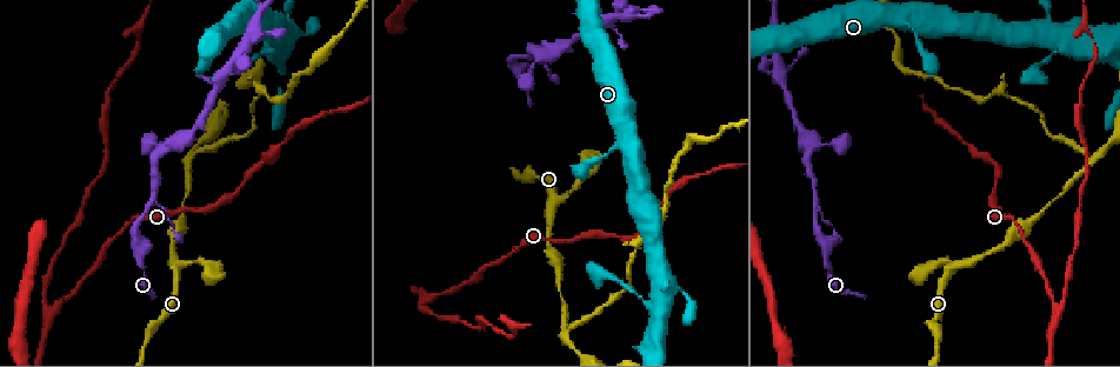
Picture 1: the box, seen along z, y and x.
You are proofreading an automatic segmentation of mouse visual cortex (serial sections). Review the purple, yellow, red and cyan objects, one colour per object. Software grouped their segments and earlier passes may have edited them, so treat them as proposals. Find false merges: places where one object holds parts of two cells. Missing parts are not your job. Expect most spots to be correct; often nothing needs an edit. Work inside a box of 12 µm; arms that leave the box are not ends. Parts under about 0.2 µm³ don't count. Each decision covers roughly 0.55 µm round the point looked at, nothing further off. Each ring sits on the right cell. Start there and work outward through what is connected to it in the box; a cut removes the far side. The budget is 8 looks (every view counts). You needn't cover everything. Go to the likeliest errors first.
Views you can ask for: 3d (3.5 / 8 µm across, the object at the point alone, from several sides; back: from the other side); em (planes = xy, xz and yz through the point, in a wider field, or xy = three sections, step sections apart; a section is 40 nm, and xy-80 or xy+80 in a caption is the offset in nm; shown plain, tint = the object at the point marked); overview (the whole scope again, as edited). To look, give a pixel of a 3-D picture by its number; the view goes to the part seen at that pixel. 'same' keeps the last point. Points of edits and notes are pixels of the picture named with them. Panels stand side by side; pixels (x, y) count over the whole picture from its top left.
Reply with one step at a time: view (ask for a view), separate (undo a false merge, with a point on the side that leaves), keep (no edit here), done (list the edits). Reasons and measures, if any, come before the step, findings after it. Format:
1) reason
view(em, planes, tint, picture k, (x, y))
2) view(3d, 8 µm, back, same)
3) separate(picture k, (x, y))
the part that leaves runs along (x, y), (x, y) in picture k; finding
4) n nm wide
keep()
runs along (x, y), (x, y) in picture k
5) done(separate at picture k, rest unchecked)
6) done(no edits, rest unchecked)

view(3d, 3.5 µm, picture 1, (258, 11))

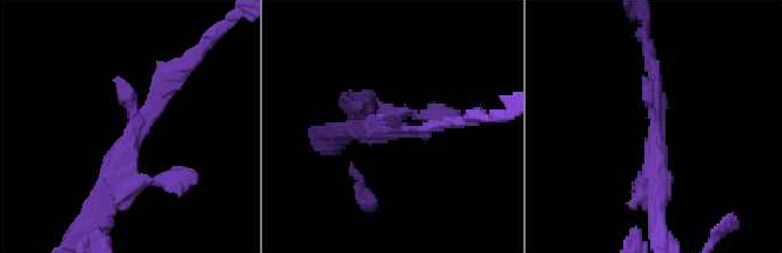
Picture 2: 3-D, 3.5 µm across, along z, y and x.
view(em, xy, step 5, tint, picture 2, (400, 129))

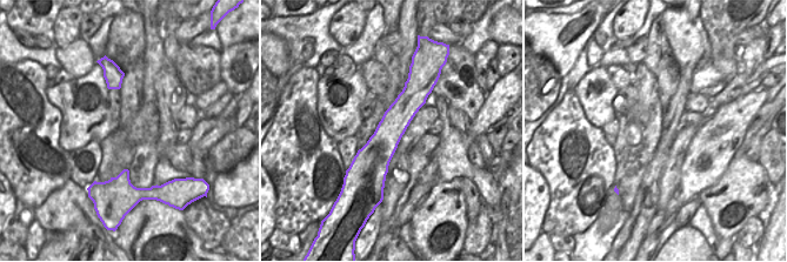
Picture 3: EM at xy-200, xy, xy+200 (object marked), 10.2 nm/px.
view(em, xy, step 3, tint, same)

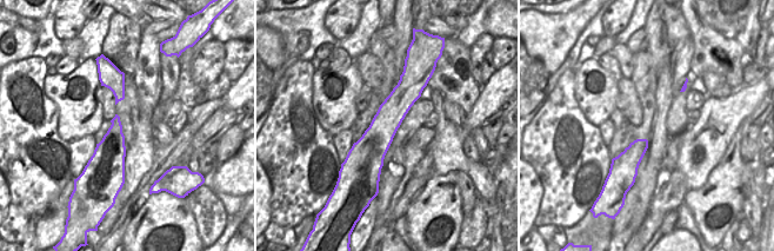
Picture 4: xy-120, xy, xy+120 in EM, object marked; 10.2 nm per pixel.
keep()
runs along (406, 77), (375, 141), (375, 173) in picture 4; all the same cell

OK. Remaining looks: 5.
a fork
view(3d, 8 µm, picture 1, (1060, 313))

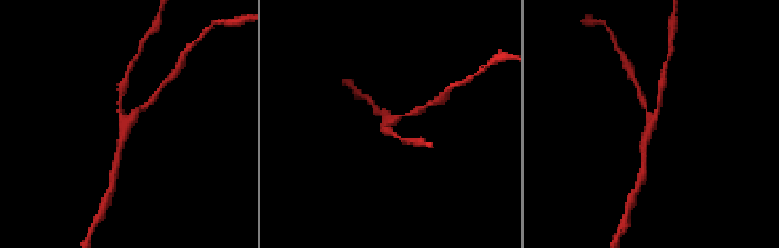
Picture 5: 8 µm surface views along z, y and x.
view(3d, 3.5 µm, picture 5, (129, 121))

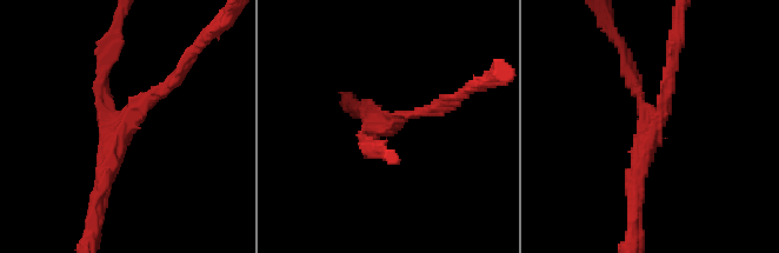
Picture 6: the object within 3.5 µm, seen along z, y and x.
3 arms; arms of 150, 200, 250 nm
view(em, planes, tint, picture 6, (651, 132))

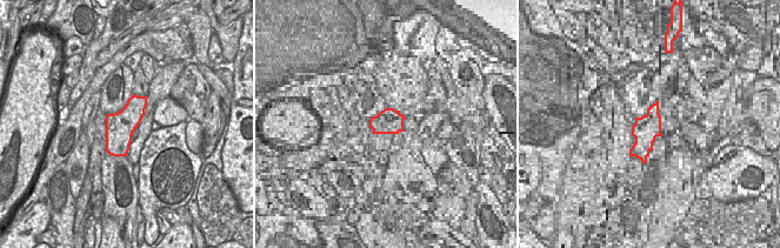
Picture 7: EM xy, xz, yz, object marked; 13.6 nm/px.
keep()
runs along (437, 105), (375, 130), (367, 145) in picture 6; one cell here

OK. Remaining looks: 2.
sharp bend
view(3d, 3.5 µm, picture 1, (179, 263))

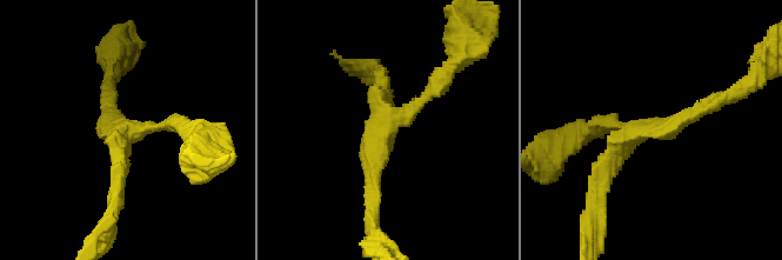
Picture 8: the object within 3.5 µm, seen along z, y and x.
view(em, xy, step 3, tint, picture 8, (124, 132))

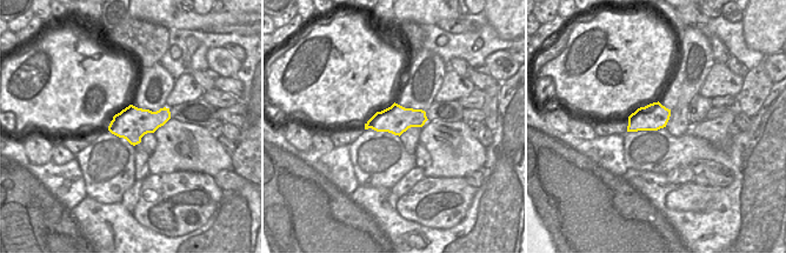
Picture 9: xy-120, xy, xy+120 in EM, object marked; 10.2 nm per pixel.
keep()
runs along (599, 194), (623, 140), (704, 108) in picture 8; all the same cell

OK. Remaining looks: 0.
done(no edits, rest unchecked)

